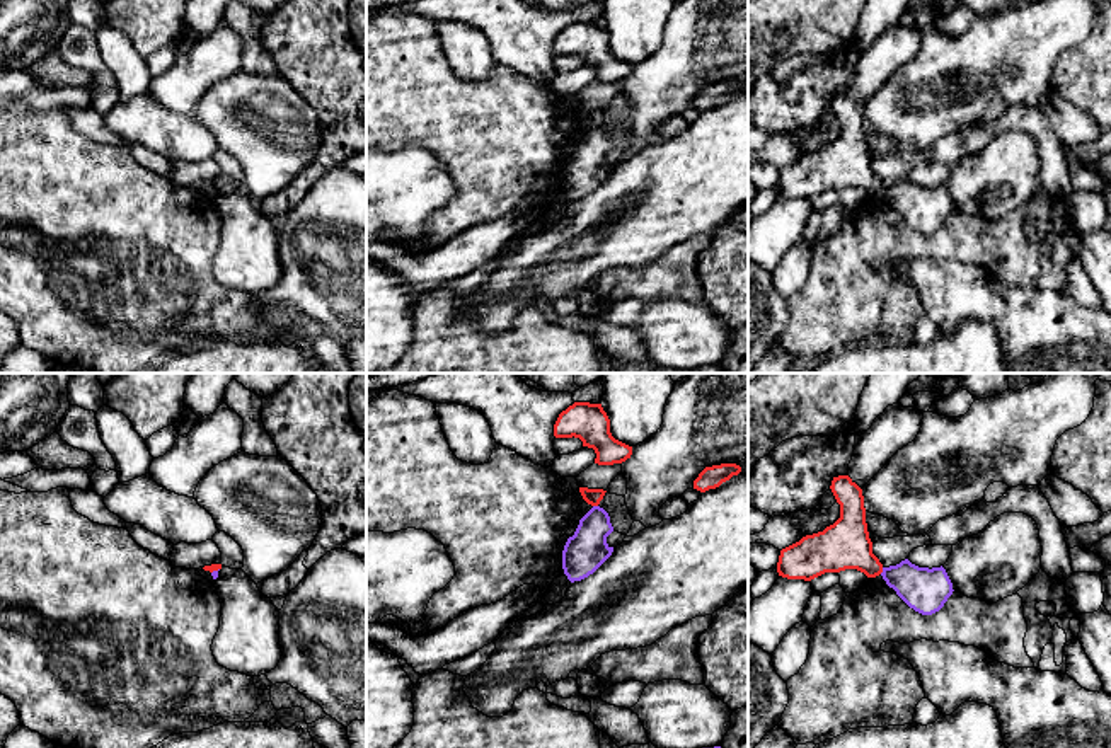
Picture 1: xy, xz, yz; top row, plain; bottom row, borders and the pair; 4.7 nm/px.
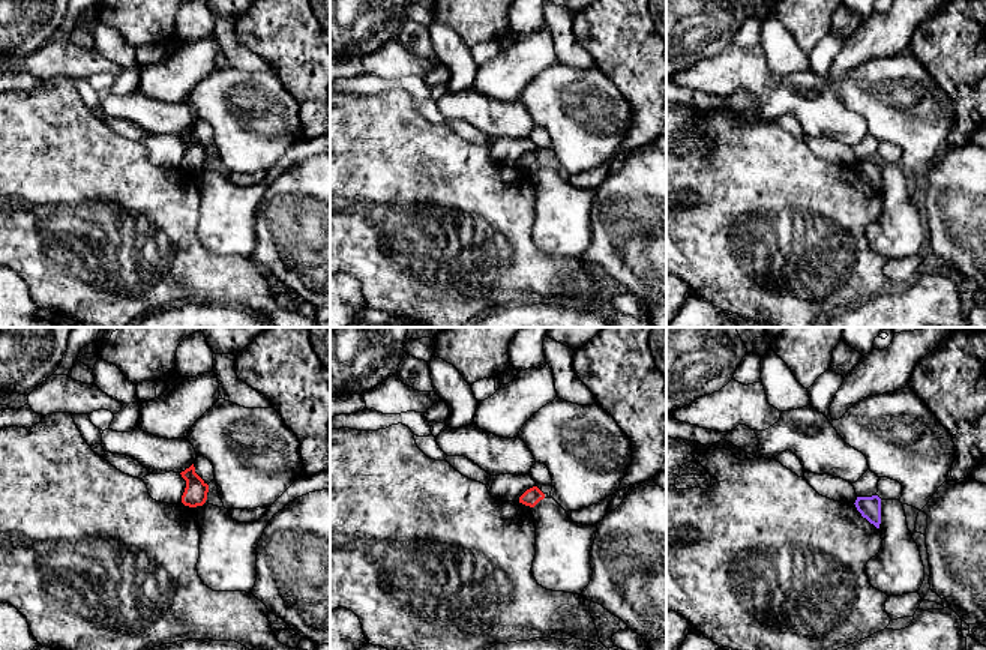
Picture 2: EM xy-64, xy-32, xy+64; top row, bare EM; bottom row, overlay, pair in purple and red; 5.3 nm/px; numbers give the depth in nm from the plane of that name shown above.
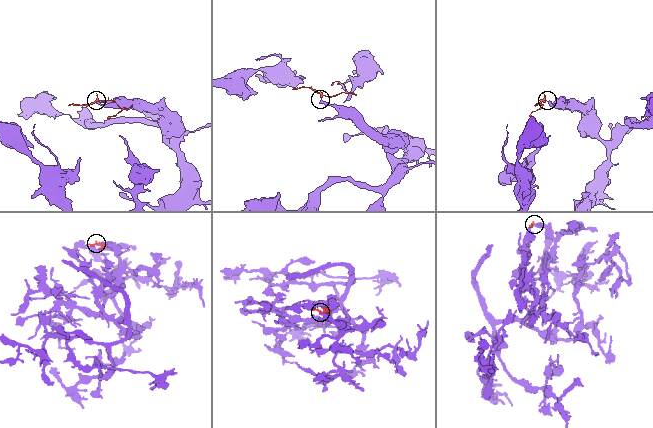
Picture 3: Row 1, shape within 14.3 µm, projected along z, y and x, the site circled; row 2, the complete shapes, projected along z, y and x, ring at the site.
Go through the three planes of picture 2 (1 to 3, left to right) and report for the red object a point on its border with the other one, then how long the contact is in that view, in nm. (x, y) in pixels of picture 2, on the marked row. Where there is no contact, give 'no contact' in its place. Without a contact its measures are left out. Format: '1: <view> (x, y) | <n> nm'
1: no contact
2: no contact
3: no contact

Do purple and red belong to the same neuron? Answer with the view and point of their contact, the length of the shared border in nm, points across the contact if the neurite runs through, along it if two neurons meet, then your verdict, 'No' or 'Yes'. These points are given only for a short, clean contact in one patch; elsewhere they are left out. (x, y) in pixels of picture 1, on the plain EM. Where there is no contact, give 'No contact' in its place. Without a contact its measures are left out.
Touches purple at yz (883, 189). Shared border 40 nm. Boundary: yz (883, 186), (880, 191). No

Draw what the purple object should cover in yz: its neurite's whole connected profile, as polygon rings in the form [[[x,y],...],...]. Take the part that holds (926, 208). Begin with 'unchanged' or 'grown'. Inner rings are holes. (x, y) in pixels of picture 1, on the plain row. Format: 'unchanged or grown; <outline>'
unchanged; [[[905,177],[896,184],[883,186],[881,194],[910,227],[922,233],[939,230],[954,210],[942,184],[918,186]]]

